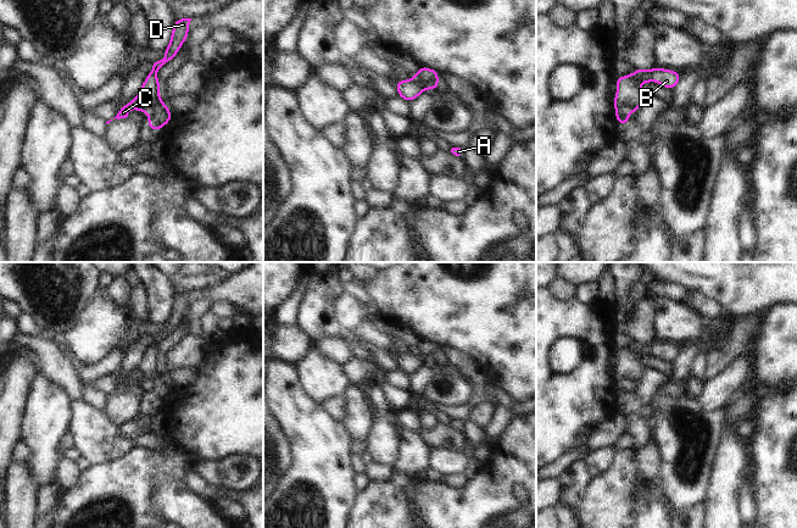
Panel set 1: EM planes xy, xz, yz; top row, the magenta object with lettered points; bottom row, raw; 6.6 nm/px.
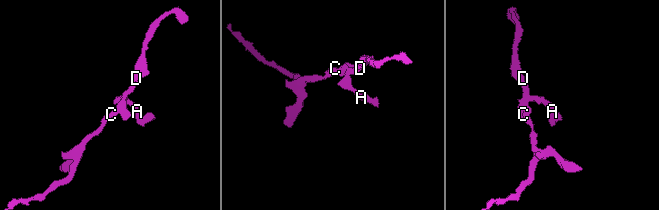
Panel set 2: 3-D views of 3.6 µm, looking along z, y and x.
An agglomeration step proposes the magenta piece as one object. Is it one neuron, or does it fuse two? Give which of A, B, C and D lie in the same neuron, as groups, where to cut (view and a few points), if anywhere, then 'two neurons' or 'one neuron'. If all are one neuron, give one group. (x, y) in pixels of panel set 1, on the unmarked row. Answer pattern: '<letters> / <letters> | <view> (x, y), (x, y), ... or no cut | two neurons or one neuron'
A B C D | no cut | one neuron

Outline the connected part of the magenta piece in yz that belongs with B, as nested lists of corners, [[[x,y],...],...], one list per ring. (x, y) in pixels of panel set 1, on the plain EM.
[[[662,340],[635,343],[635,346],[615,351],[618,361],[613,379],[615,382],[615,393],[619,398],[629,398],[629,388],[636,385],[643,377],[642,356],[656,355],[667,362],[674,362],[681,351],[681,346]]]

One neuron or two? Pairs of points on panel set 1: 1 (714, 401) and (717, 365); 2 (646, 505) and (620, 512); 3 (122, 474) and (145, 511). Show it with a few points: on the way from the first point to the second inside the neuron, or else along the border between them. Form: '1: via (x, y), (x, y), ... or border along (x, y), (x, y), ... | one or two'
1: border along (735, 357), (715, 377), (704, 382) | two
2: border along (663, 501), (642, 493), (635, 501), (634, 515) | two
3: via (122, 483), (123, 489), (137, 503) | one

